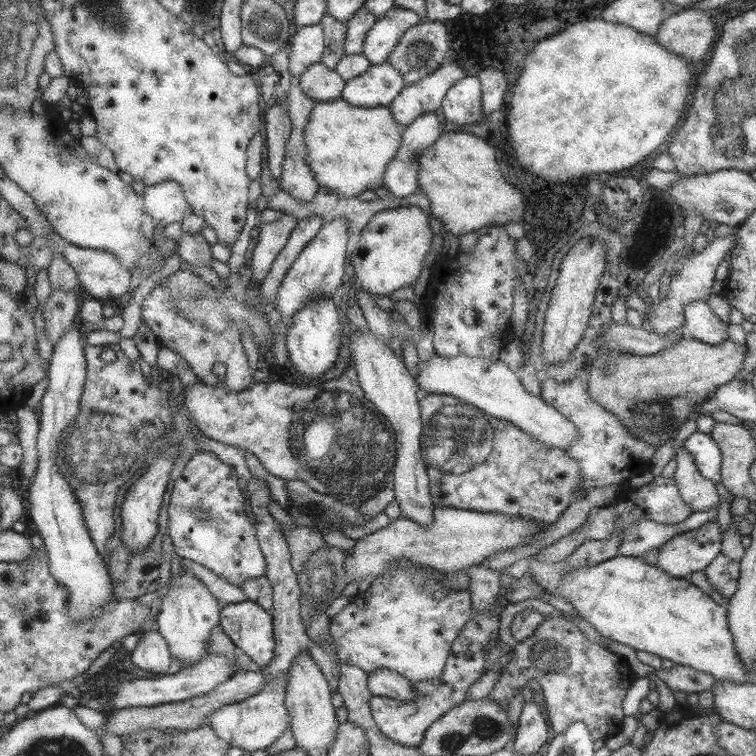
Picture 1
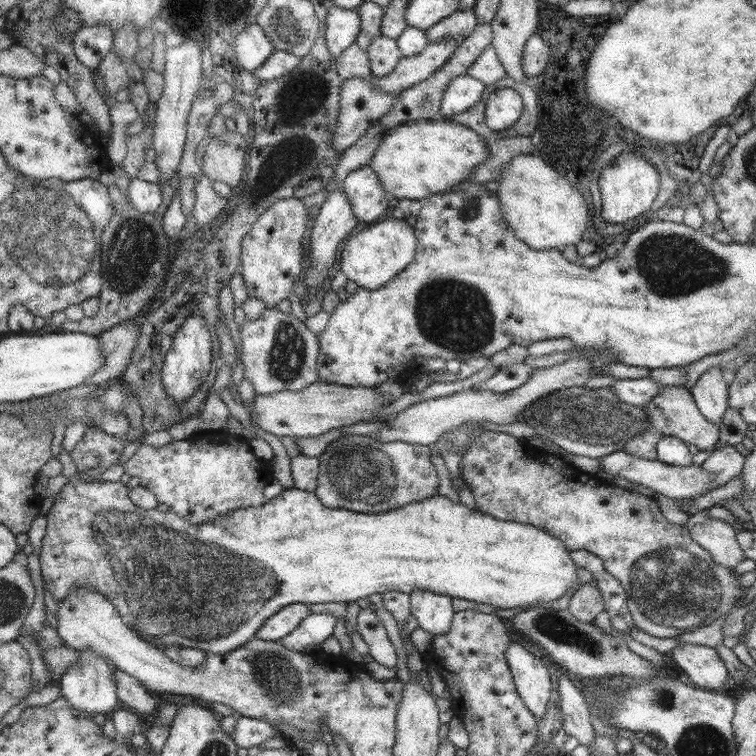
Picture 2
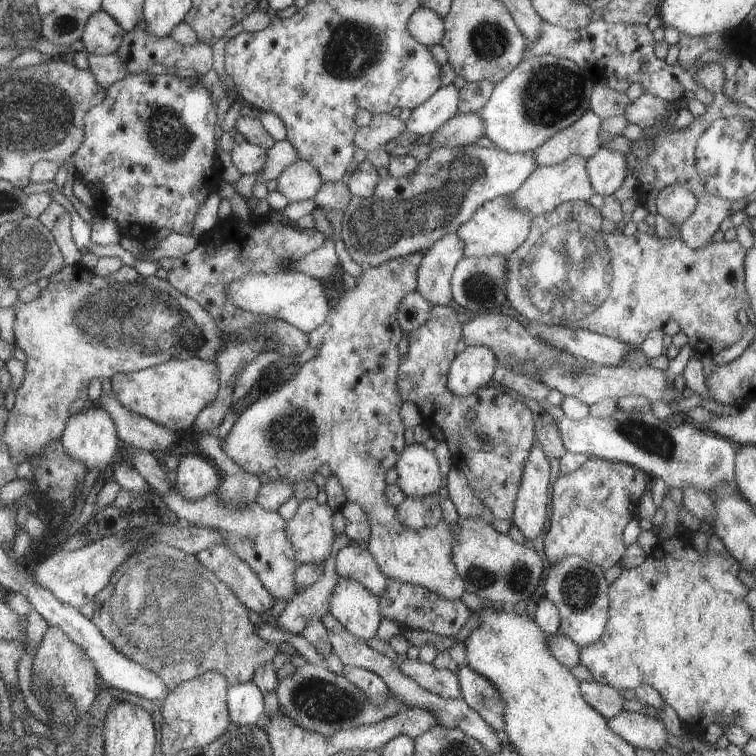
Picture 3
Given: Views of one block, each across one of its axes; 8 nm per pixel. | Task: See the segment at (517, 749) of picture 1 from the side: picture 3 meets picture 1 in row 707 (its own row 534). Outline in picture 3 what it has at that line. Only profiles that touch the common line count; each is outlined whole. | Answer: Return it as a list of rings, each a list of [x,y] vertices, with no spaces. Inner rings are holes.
[[[535,444],[529,450],[521,468],[521,480],[511,520],[521,531],[527,546],[531,546],[531,542],[543,530],[547,486],[549,486],[549,463],[539,444]]]

